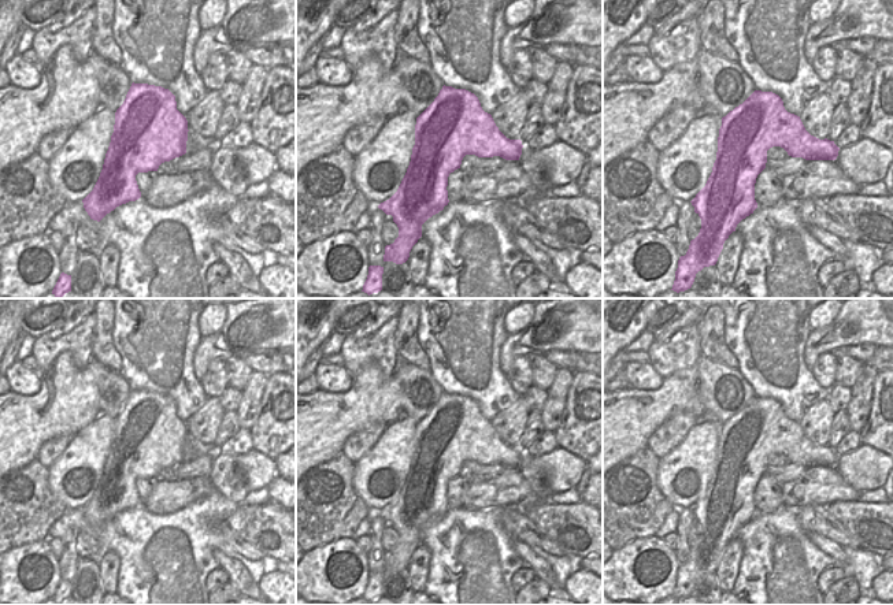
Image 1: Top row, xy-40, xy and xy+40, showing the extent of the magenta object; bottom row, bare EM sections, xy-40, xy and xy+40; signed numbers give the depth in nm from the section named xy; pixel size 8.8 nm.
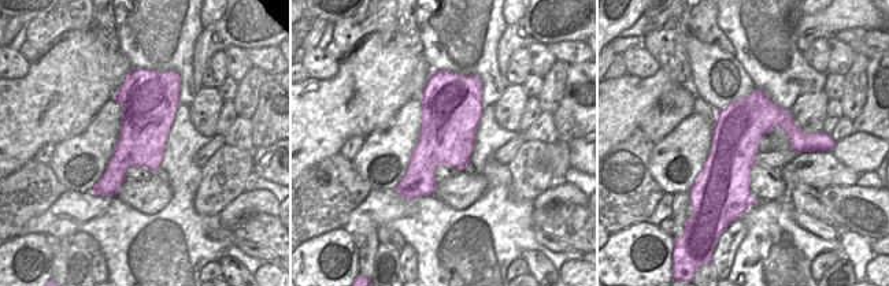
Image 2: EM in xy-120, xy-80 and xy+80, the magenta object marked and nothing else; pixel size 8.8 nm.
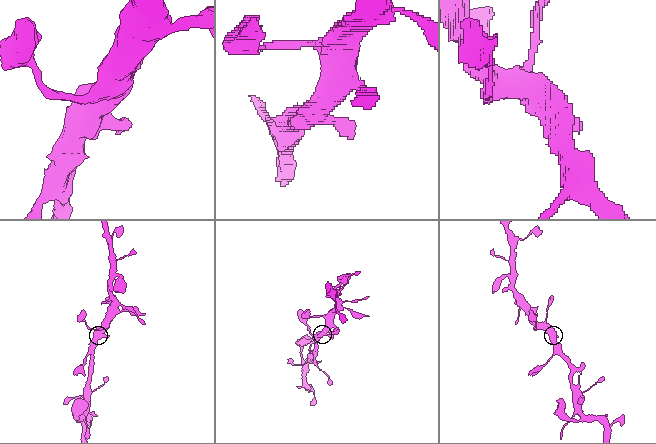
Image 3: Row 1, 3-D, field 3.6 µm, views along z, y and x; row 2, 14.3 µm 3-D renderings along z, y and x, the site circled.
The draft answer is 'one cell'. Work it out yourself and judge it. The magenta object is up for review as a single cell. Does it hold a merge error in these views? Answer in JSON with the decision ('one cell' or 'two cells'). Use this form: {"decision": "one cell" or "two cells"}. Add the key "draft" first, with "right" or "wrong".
{"draft": "right", "decision": "one cell"}

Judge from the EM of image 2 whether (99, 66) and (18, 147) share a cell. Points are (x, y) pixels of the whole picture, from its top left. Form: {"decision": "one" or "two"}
{"decision": "one"}

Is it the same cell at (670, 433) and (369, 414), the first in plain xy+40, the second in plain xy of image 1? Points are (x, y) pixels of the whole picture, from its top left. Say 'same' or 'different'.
different

